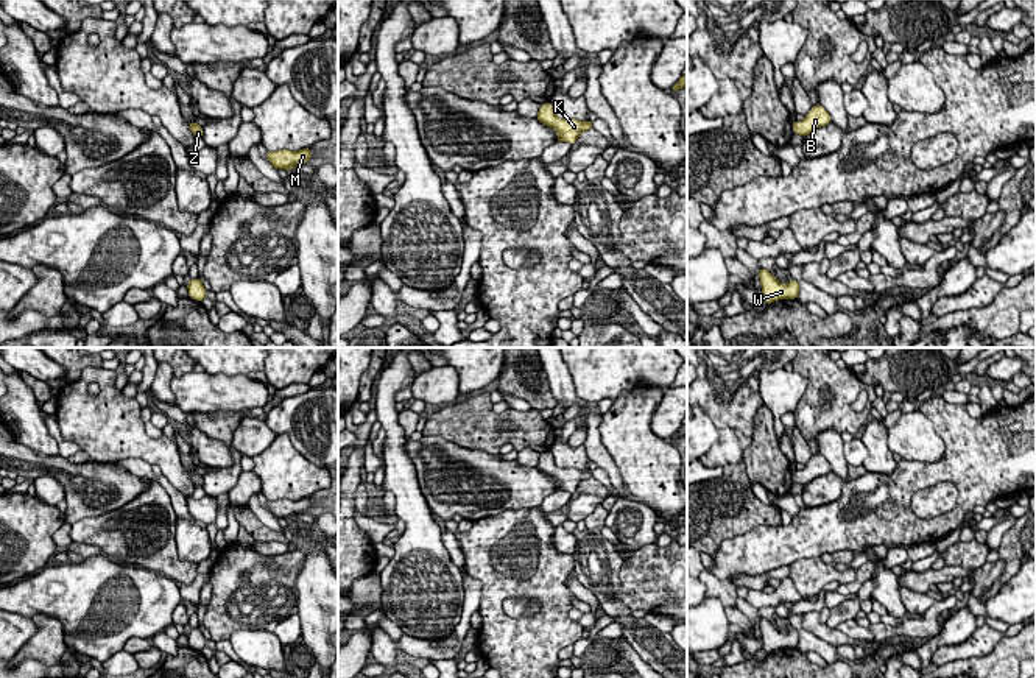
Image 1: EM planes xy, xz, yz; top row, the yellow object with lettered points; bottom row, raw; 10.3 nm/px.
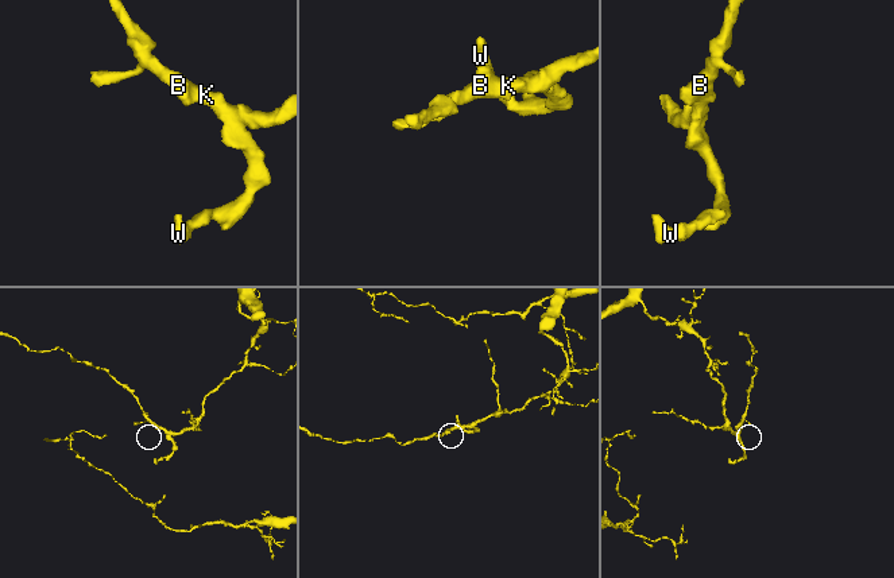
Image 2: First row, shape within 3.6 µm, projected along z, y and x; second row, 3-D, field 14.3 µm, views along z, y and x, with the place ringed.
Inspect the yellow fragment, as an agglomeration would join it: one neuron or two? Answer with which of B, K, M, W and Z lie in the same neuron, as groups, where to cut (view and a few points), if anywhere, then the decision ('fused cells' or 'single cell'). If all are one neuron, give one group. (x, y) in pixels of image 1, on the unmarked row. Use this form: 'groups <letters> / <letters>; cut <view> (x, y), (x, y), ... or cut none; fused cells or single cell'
groups B K M W Z; cut none; single cell

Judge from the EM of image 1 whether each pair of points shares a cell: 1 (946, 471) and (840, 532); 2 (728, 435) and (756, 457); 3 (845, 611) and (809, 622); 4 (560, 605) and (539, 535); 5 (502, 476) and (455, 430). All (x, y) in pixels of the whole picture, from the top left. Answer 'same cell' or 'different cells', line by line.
1: same cell
2: different cells
3: different cells
4: same cell
5: different cells

